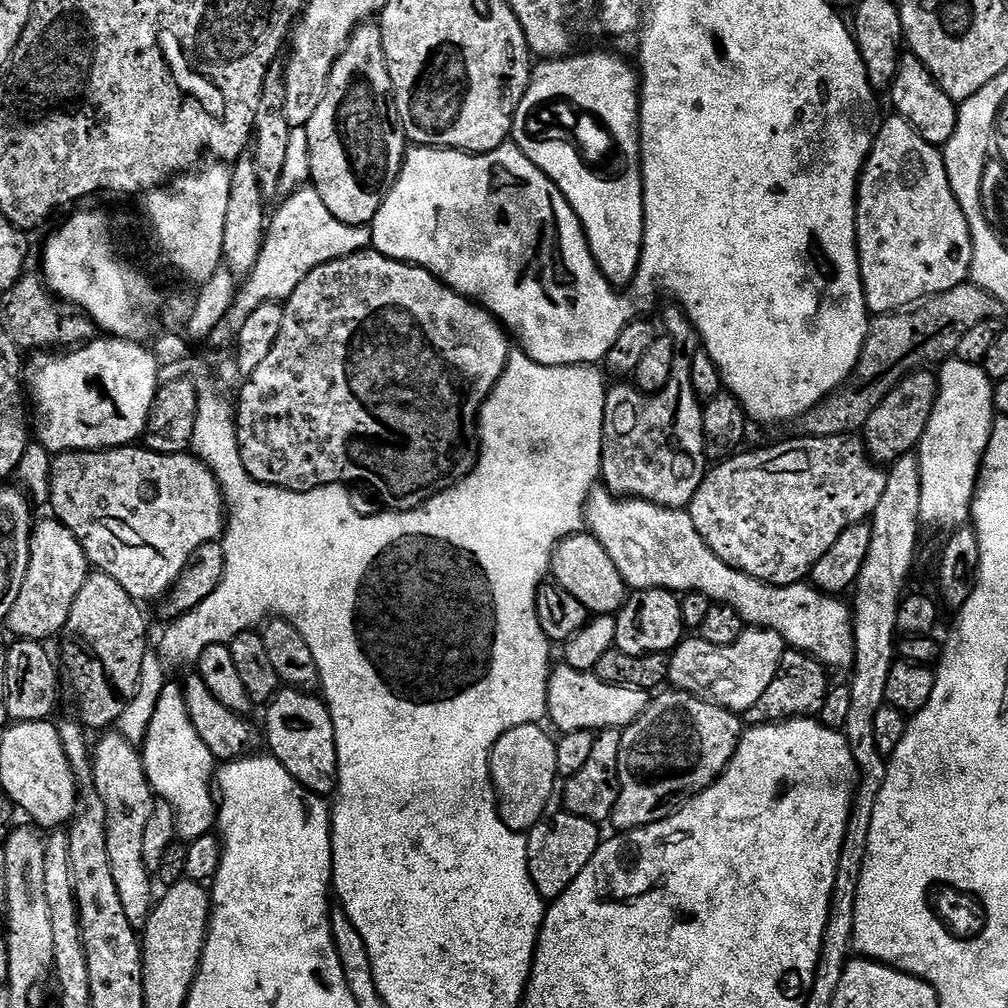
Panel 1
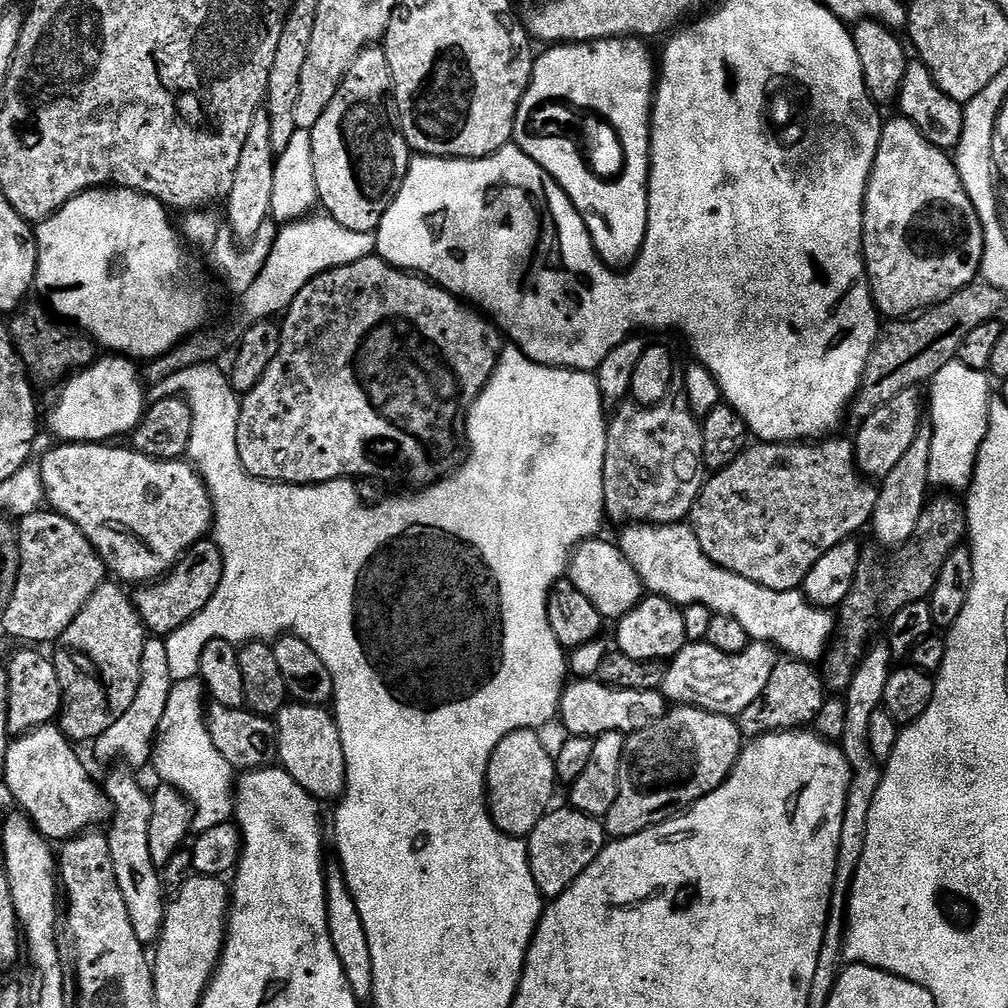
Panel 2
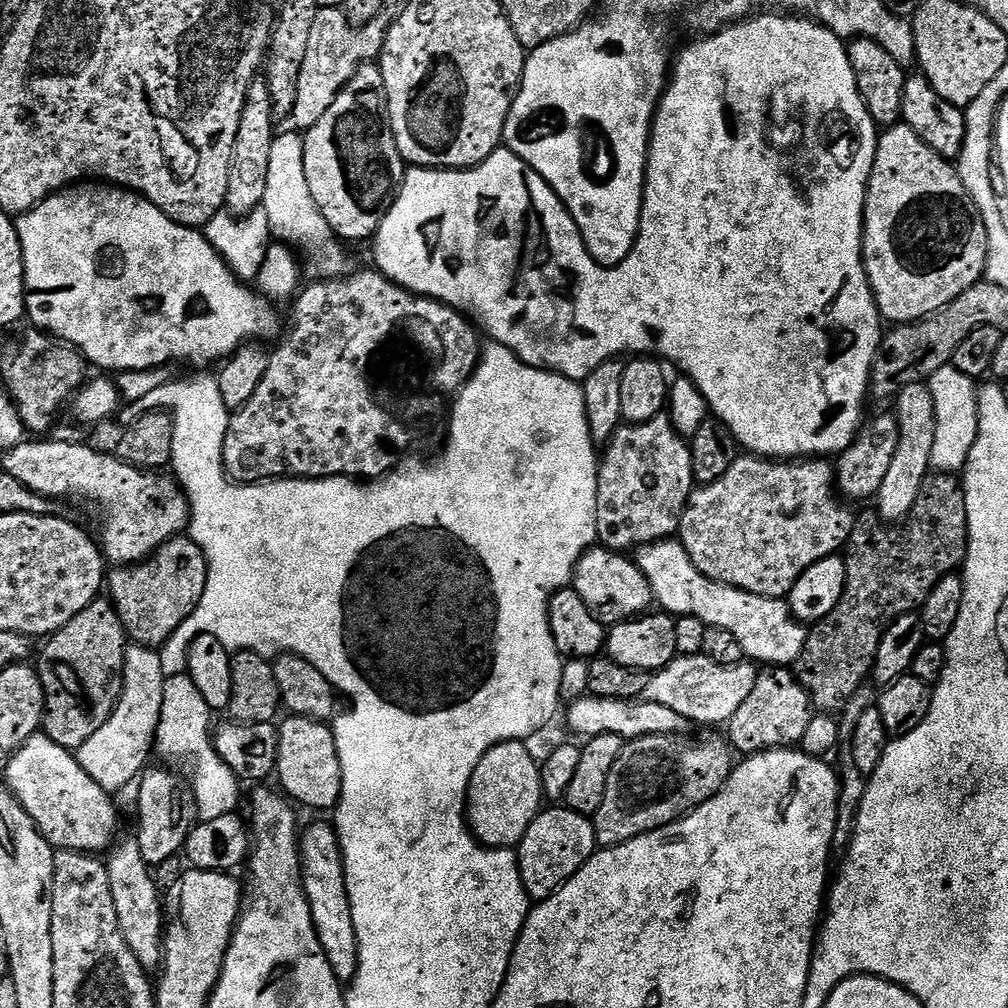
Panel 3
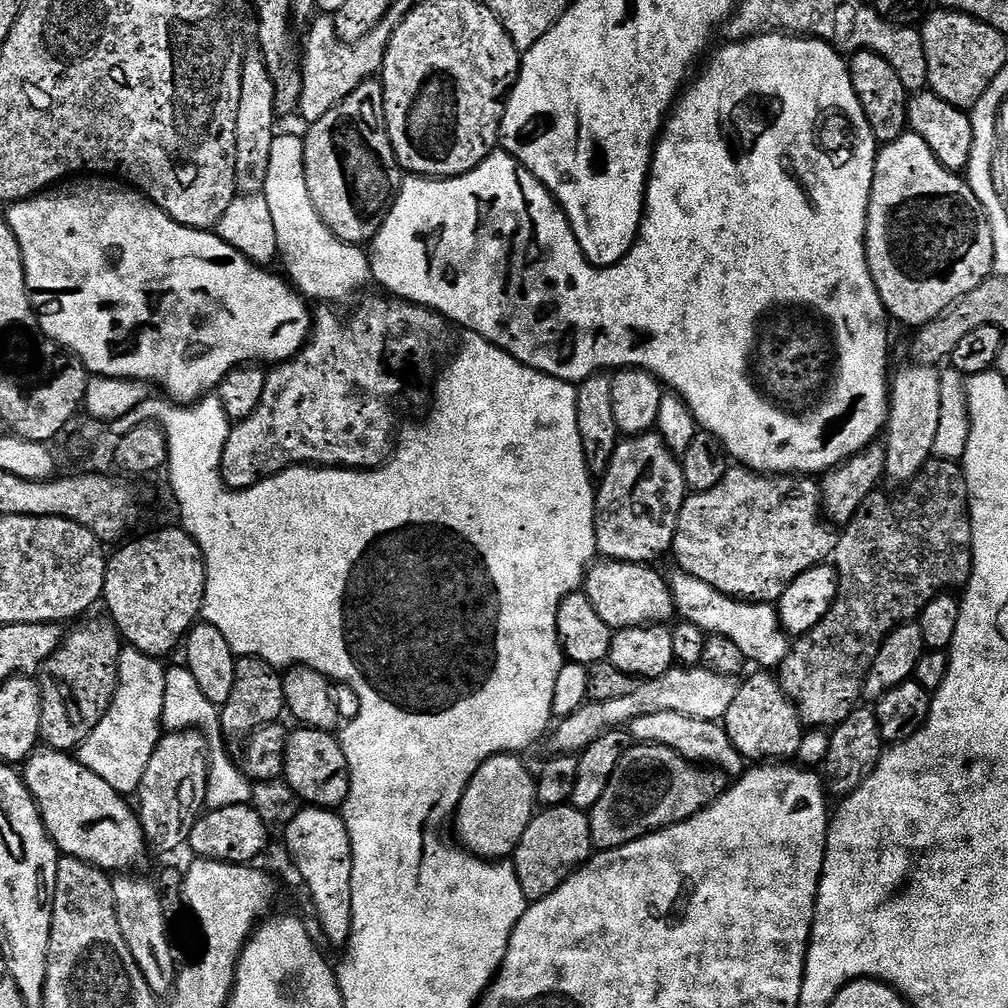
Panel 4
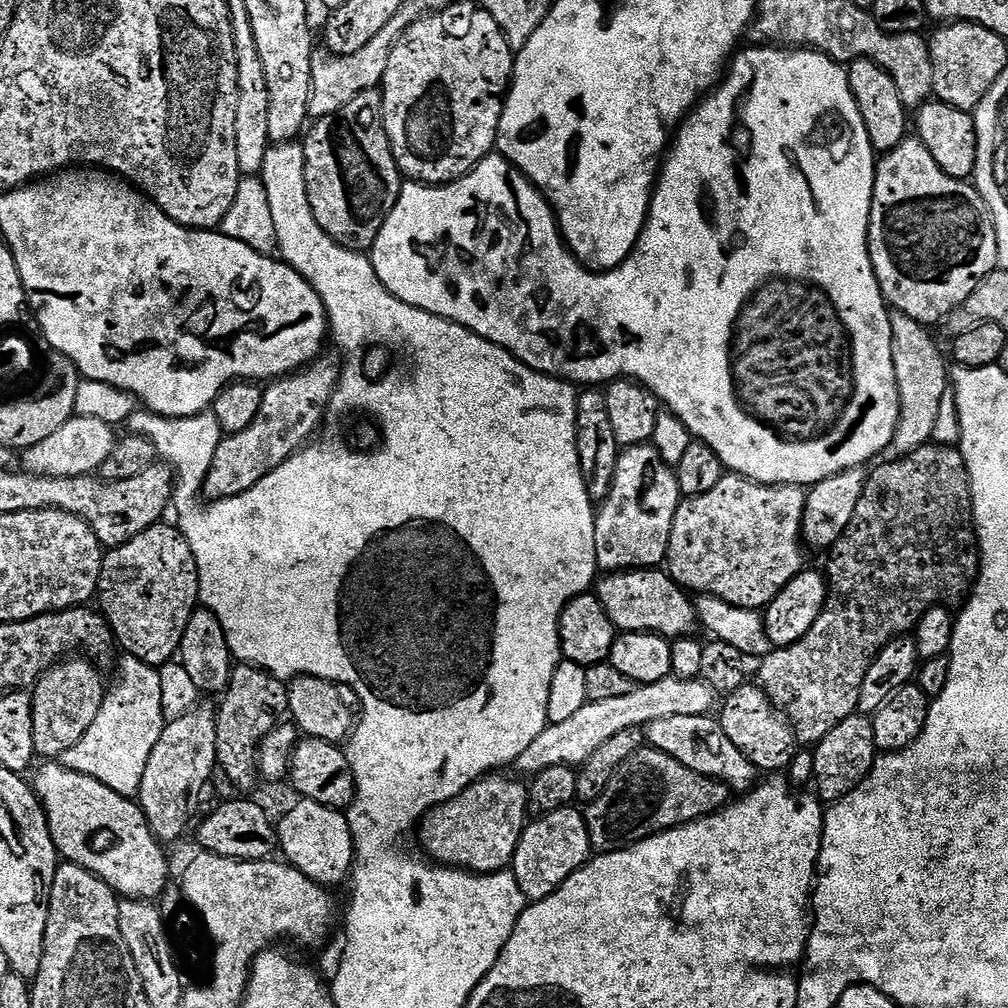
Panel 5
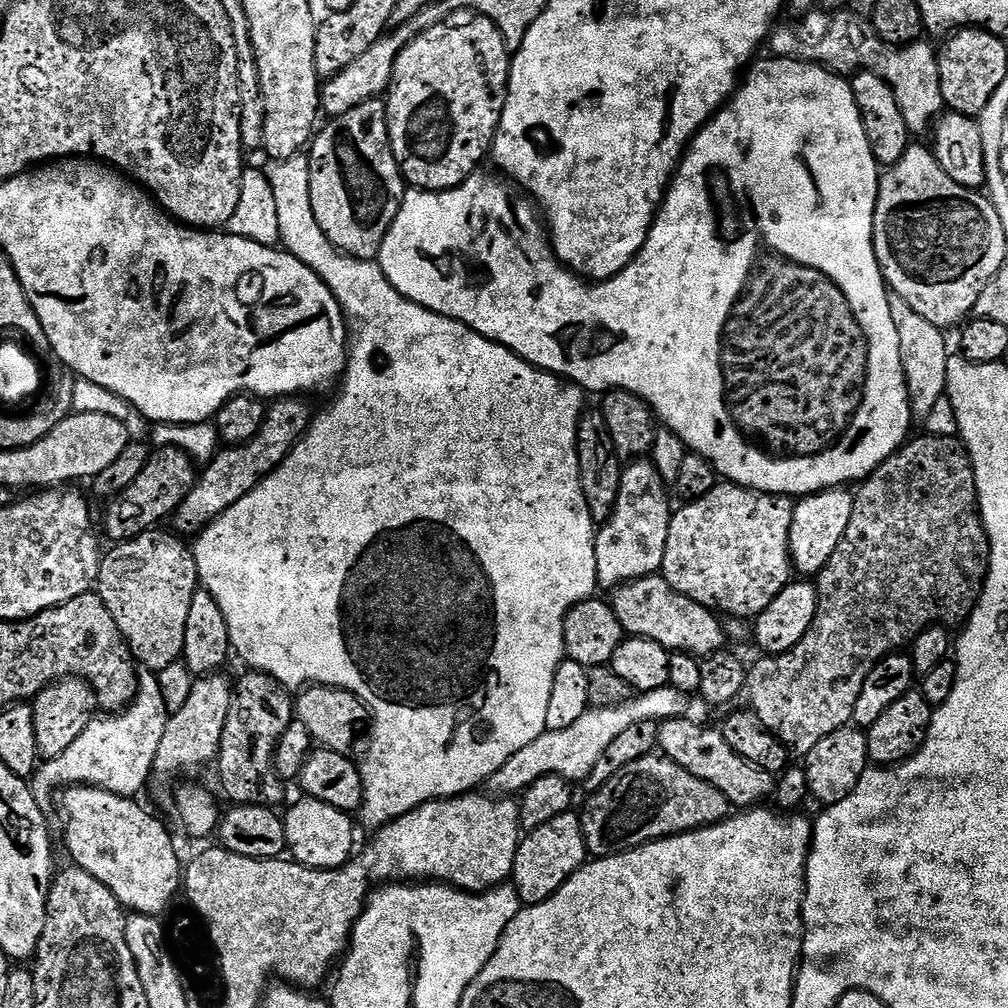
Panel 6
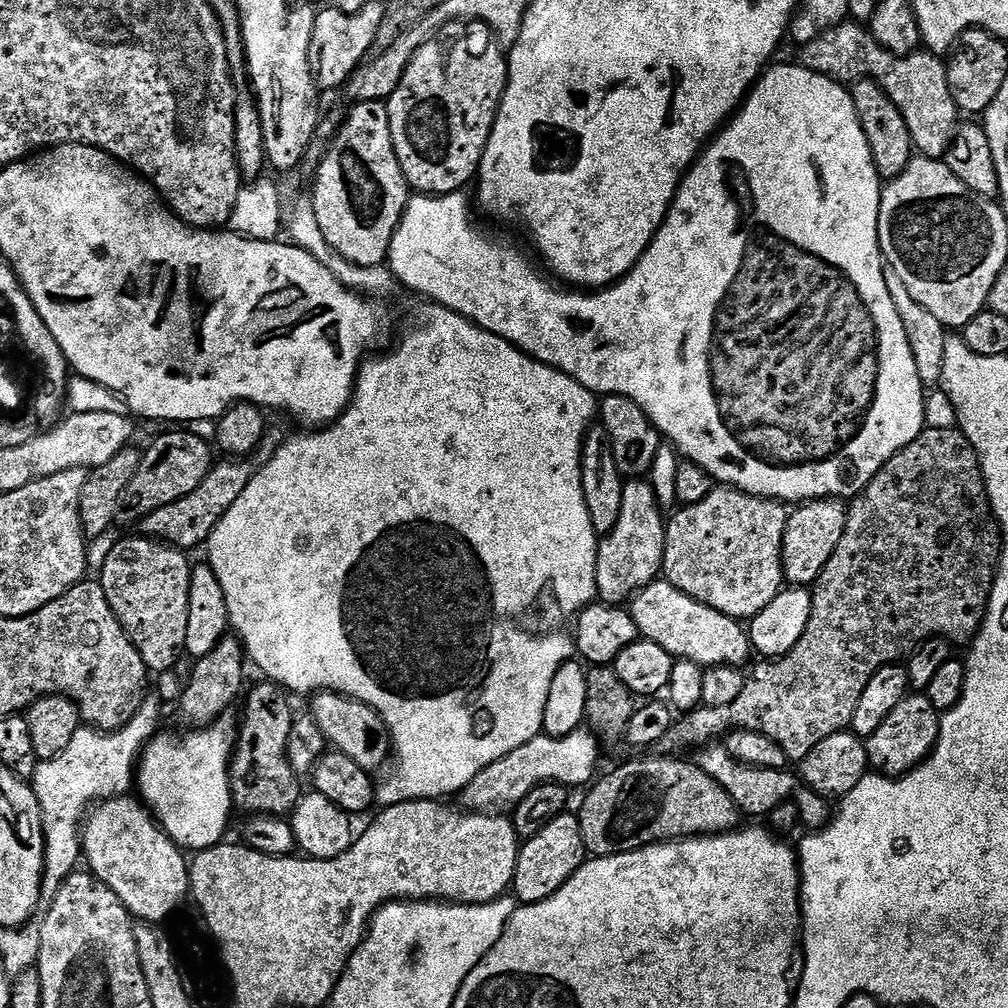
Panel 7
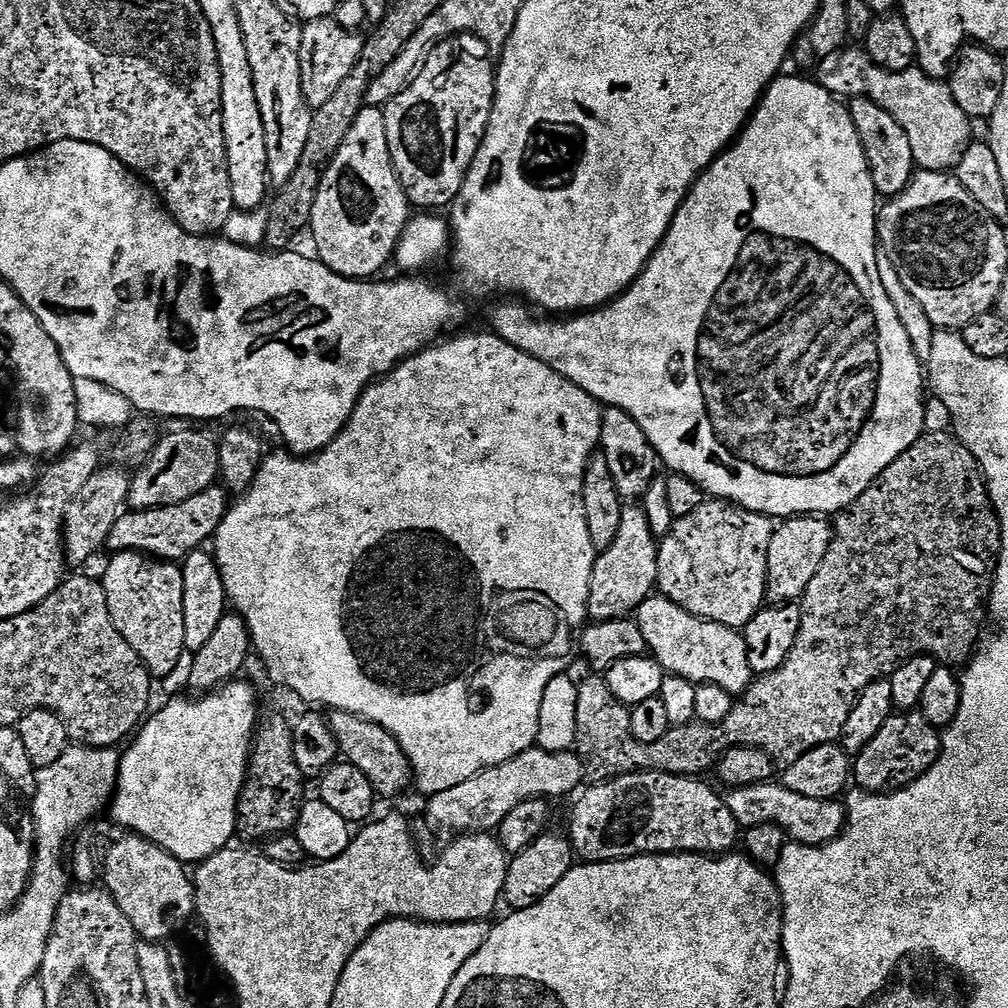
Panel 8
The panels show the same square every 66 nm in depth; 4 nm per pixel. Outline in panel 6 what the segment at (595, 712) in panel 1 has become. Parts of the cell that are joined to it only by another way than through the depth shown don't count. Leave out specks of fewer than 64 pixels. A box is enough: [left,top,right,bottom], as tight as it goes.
[658,719,777,810]

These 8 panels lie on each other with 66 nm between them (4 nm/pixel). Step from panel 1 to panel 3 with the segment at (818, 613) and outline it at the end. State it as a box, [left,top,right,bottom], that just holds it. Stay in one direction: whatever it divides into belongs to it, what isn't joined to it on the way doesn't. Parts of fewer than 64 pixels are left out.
[634,538,809,666]

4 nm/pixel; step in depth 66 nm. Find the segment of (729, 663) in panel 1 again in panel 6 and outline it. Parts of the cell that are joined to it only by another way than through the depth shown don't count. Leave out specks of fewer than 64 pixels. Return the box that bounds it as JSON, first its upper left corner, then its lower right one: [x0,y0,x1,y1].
[487,686,688,794]

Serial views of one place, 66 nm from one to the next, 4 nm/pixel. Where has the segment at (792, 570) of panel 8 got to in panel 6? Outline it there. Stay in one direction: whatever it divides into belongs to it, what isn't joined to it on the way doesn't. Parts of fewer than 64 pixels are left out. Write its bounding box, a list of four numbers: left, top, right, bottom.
[788,486,855,577]

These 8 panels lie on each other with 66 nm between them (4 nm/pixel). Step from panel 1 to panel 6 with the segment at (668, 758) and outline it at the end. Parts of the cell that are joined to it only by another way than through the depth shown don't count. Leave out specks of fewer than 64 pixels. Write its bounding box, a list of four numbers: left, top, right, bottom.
[582,754,730,857]

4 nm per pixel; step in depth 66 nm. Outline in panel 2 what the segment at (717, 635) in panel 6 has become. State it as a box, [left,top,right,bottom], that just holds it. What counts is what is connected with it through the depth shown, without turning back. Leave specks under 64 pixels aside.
[566,538,646,622]

